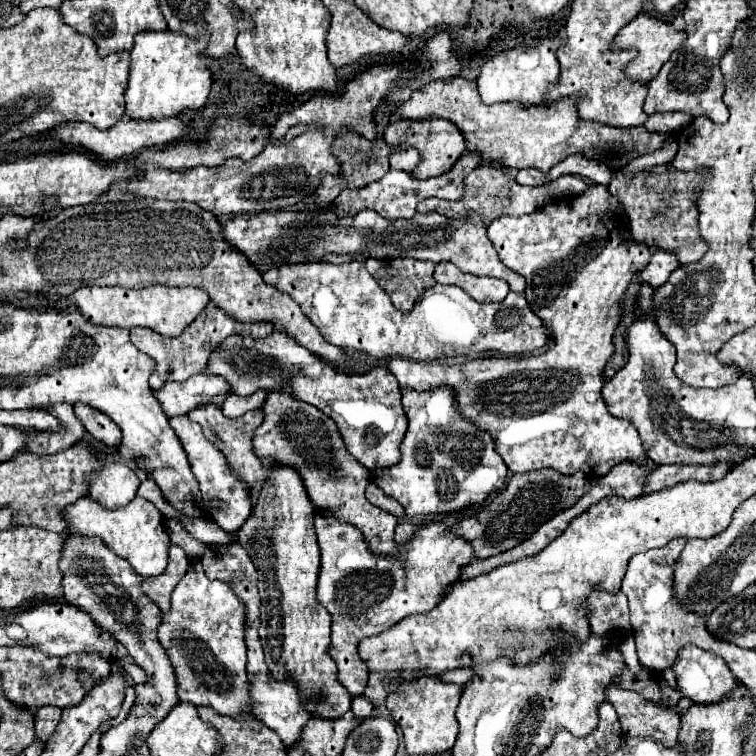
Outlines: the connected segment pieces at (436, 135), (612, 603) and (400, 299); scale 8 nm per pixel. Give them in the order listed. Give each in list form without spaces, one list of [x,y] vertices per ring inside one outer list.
[[[432,118],[426,122],[410,122],[410,120],[398,120],[394,124],[390,124],[384,132],[384,140],[392,146],[392,148],[400,148],[400,146],[412,146],[420,152],[422,160],[418,162],[416,170],[410,172],[412,178],[432,178],[438,174],[444,174],[446,170],[450,170],[454,166],[454,162],[460,158],[460,154],[464,152],[466,144],[462,134],[458,134],[458,128],[446,120],[440,118]]]
[[[592,590],[588,594],[584,608],[588,612],[588,622],[592,632],[626,632],[630,630],[628,622],[628,598],[622,592],[606,592],[606,590]]]
[[[368,258],[366,270],[386,290],[398,310],[410,310],[420,294],[436,284],[434,262],[422,262],[414,258]]]

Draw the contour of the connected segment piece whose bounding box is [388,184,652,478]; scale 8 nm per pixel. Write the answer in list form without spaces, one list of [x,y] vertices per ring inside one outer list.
[[[596,184],[570,202],[564,200],[548,204],[534,214],[520,218],[502,216],[488,226],[488,238],[494,244],[500,260],[510,270],[526,278],[524,294],[528,304],[544,322],[544,326],[552,328],[554,344],[552,348],[548,348],[548,352],[522,360],[484,358],[454,364],[450,368],[450,382],[432,382],[432,362],[410,362],[404,358],[392,358],[388,362],[388,370],[398,378],[400,388],[412,388],[418,392],[436,386],[452,388],[456,392],[462,418],[494,436],[496,452],[502,456],[510,472],[530,472],[548,466],[562,474],[580,470],[588,474],[588,478],[596,478],[608,474],[616,464],[626,460],[634,460],[642,466],[648,464],[648,456],[640,442],[638,430],[630,422],[614,418],[606,410],[606,404],[600,396],[600,390],[604,386],[602,370],[614,352],[612,332],[622,320],[622,310],[618,304],[630,284],[632,274],[640,272],[648,264],[652,254],[652,250],[648,250],[644,244],[622,240],[624,232],[628,230],[628,222],[618,218],[618,212],[622,212],[620,202],[608,192],[606,186]]]

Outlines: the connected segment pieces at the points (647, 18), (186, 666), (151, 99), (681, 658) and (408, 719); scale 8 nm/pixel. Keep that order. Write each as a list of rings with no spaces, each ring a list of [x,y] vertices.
[[[640,14],[636,16],[626,28],[620,30],[620,34],[614,38],[614,46],[612,50],[630,50],[634,48],[638,52],[638,56],[626,64],[624,68],[624,74],[628,80],[634,80],[634,82],[640,82],[640,84],[648,84],[662,68],[664,62],[668,62],[670,54],[682,46],[686,34],[684,32],[678,32],[672,28],[672,24],[664,22],[662,18],[654,16],[654,14]]]
[[[192,562],[186,576],[178,582],[172,592],[172,610],[164,614],[162,626],[158,628],[158,640],[170,656],[176,678],[178,678],[178,696],[184,702],[192,702],[196,706],[208,706],[216,710],[220,716],[242,718],[244,714],[252,714],[252,698],[250,698],[250,682],[246,672],[246,606],[242,600],[232,594],[230,586],[222,580],[210,580],[200,562]]]
[[[142,32],[130,52],[130,82],[126,88],[126,116],[132,120],[162,120],[184,110],[198,110],[206,104],[212,76],[204,58],[208,38],[198,40],[172,32]]]
[[[684,646],[678,652],[678,658],[676,658],[672,670],[676,674],[676,682],[678,682],[680,694],[690,698],[692,702],[698,702],[698,704],[720,702],[722,698],[732,694],[736,690],[736,686],[740,686],[738,678],[734,678],[732,670],[726,666],[726,662],[722,658],[714,656],[712,652],[702,650],[698,646]]]
[[[422,676],[418,680],[410,680],[410,682],[402,682],[398,686],[398,690],[394,694],[390,694],[386,698],[386,708],[392,714],[394,722],[402,728],[402,736],[404,736],[404,746],[408,754],[438,754],[444,752],[448,748],[454,746],[456,734],[458,734],[458,722],[456,722],[456,706],[460,700],[462,688],[456,684],[444,684],[434,676]]]

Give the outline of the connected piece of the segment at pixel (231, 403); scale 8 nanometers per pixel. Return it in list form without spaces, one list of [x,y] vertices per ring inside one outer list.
[[[258,390],[256,394],[246,398],[238,394],[228,394],[220,408],[222,408],[222,414],[226,414],[228,418],[238,418],[238,416],[244,416],[246,412],[252,412],[254,408],[260,408],[264,404],[264,398],[266,398],[264,390]]]

